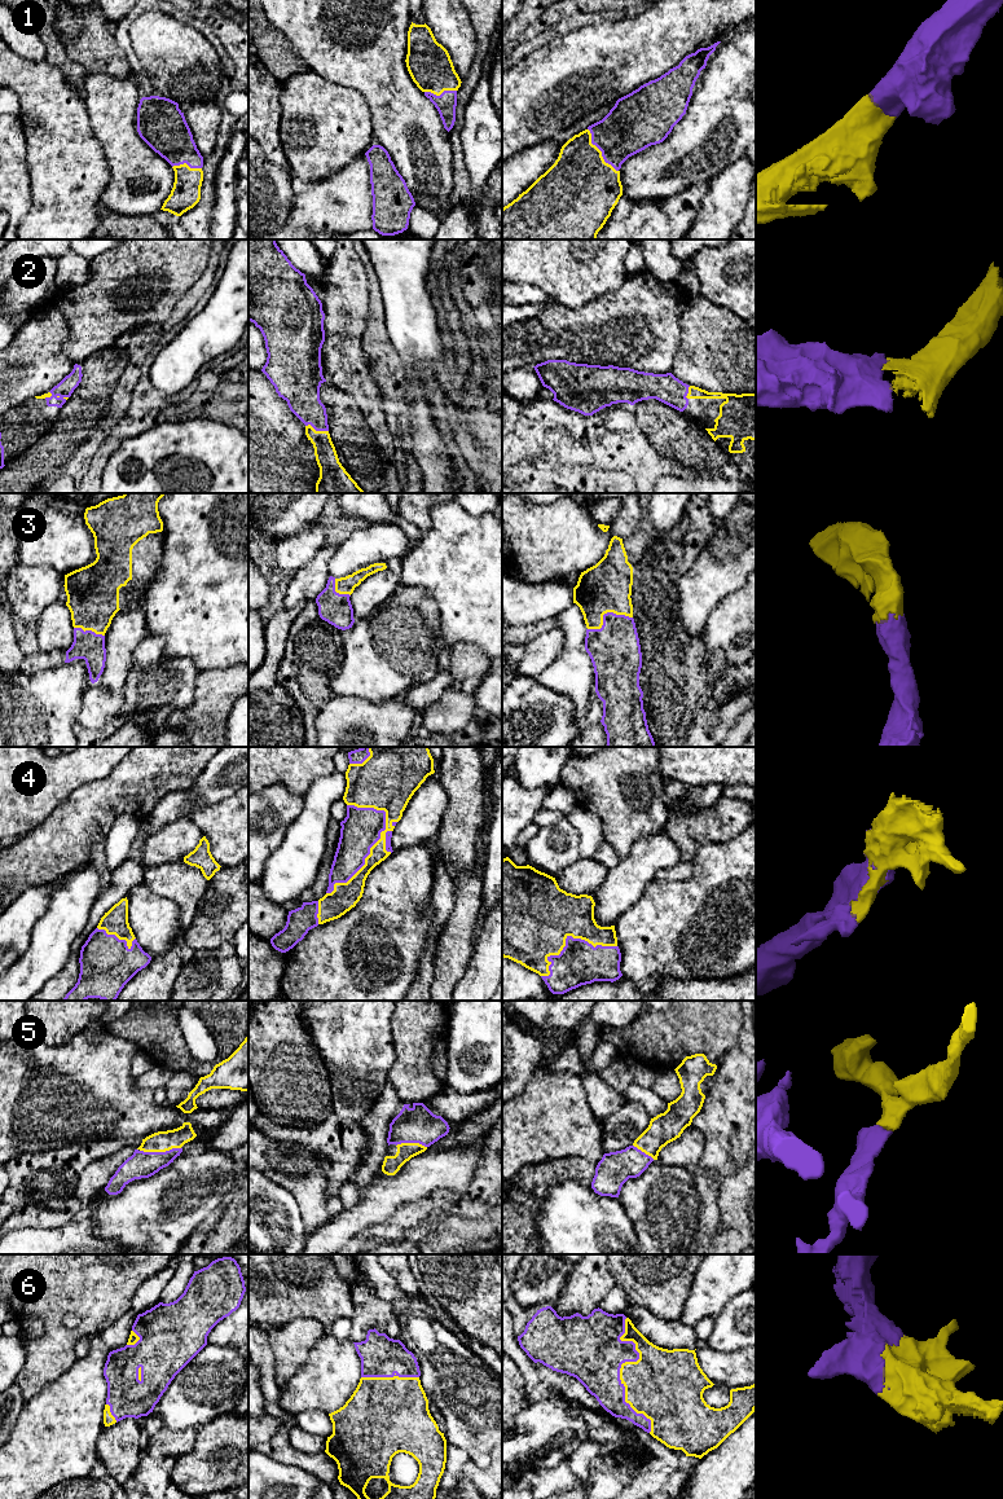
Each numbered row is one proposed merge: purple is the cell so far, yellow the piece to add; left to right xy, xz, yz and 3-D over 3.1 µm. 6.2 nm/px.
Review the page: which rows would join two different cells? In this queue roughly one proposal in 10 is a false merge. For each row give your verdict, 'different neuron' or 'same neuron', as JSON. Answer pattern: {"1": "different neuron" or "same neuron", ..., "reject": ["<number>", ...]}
{"1": "same neuron", "2": "same neuron", "3": "same neuron", "4": "same neuron", "5": "same neuron", "6": "same neuron", "reject": []}

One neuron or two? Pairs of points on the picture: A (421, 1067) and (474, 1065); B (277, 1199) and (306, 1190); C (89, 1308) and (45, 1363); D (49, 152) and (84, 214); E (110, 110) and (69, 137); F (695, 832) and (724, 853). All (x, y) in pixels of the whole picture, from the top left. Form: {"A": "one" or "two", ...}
{"A": "two", "B": "two", "C": "one", "D": "one", "E": "two", "F": "two"}

